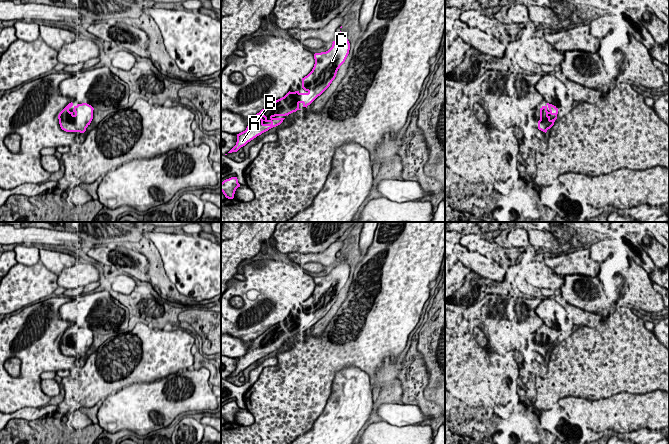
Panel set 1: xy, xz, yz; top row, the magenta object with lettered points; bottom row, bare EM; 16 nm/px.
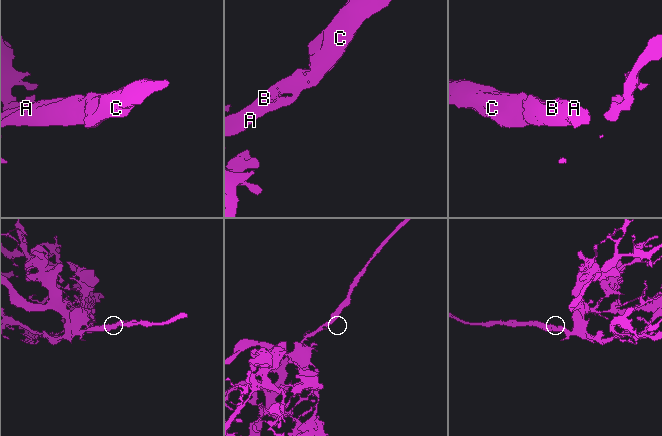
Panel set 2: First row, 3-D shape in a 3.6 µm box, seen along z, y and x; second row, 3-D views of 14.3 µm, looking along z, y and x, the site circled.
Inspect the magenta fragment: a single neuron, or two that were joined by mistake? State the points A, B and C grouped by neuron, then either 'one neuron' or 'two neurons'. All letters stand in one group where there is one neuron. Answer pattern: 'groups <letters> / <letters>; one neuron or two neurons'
groups A B C; one neuron

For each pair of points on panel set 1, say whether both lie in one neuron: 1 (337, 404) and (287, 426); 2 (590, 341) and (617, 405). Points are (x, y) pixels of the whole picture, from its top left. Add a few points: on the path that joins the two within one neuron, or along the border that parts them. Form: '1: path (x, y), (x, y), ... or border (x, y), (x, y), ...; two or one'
1: border (332, 388), (322, 413), (315, 420), (310, 430); two
2: border (631, 392), (618, 392), (613, 395); two

